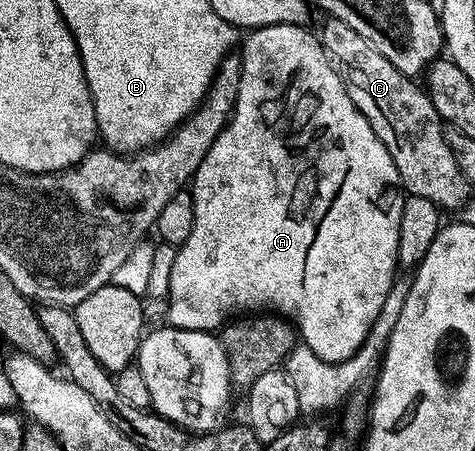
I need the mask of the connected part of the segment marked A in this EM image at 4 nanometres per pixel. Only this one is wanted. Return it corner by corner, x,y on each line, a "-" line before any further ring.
269,25
252,28
246,33
247,41
241,49
241,90
237,90
235,111
213,146
209,146
209,154
205,154
189,185
195,207
193,234
178,245
176,252
179,253
171,260
171,273
167,276
167,292
171,297
167,300
166,323
181,330
214,333
232,318
244,314
278,314
293,322
302,343
313,350
317,358
339,364
363,347
377,314
381,314
381,306
385,306
385,298
389,298
399,268
397,238
405,193
399,182
397,166
393,158
389,158
389,150
385,150
381,138
373,134
373,126
369,126
365,114
353,106
353,98
349,98
318,35
307,31
301,25

